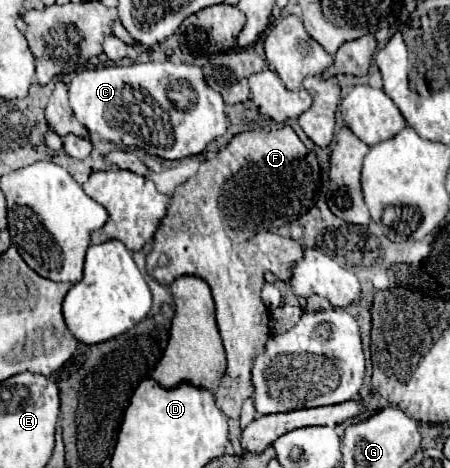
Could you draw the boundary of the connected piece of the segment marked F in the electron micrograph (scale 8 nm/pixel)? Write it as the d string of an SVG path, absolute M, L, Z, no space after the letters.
M287 124L275 130L251 130L235 134L231 142L225 148L221 148L213 160L205 160L195 176L191 176L185 184L179 184L175 188L167 214L163 216L153 236L153 248L147 254L147 274L153 276L159 284L171 284L179 276L193 274L203 278L211 286L217 308L217 326L227 352L227 370L213 396L223 414L233 420L239 420L241 404L249 396L253 396L251 364L255 356L263 352L265 342L271 336L269 310L261 302L263 274L279 274L279 280L285 282L289 276L289 264L303 256L299 242L275 244L257 240L253 242L251 238L257 232L265 232L295 220L313 206L313 194L317 188L317 180L311 166L311 162L315 162L313 156L315 154L299 140L299 136Z

